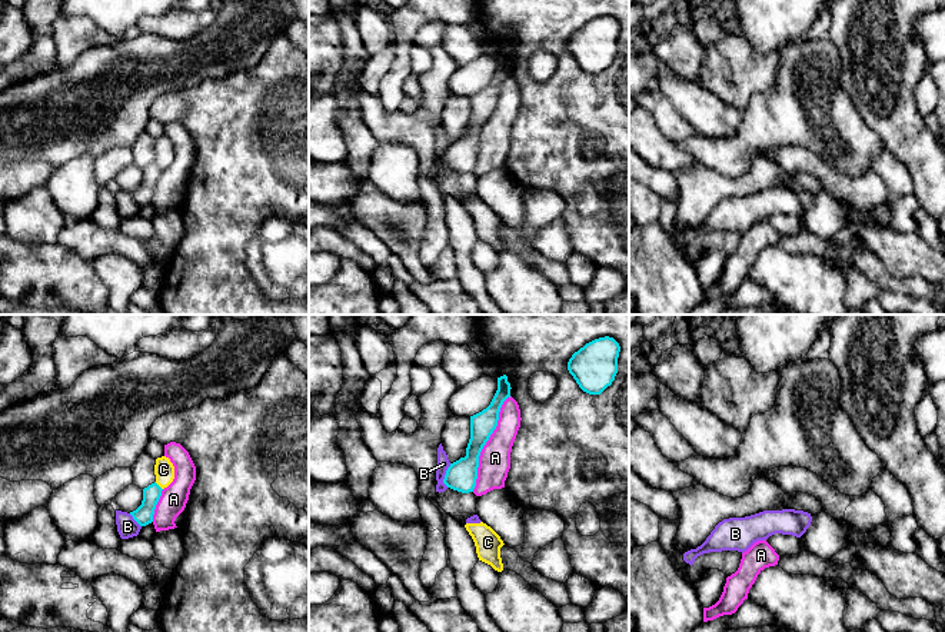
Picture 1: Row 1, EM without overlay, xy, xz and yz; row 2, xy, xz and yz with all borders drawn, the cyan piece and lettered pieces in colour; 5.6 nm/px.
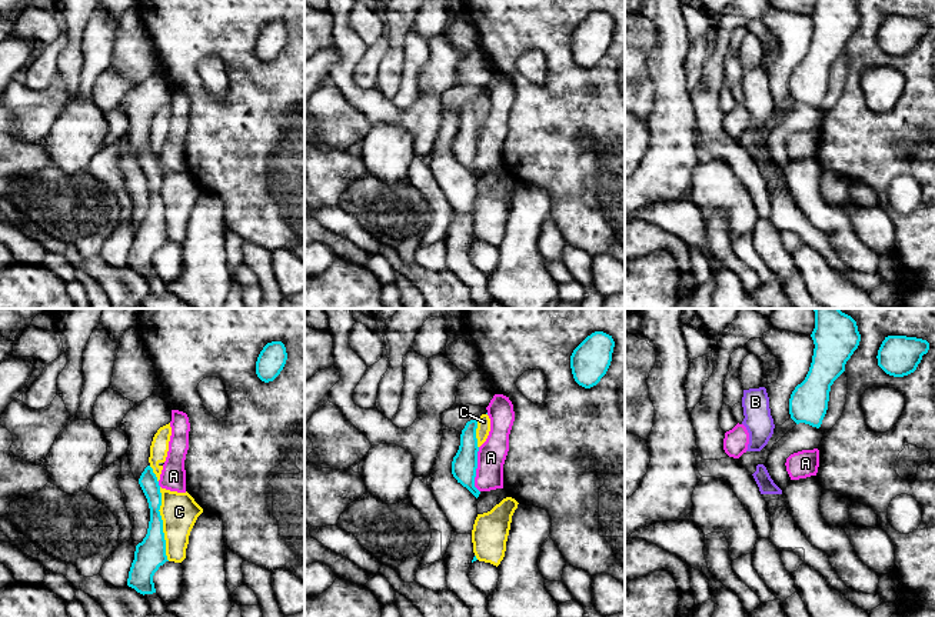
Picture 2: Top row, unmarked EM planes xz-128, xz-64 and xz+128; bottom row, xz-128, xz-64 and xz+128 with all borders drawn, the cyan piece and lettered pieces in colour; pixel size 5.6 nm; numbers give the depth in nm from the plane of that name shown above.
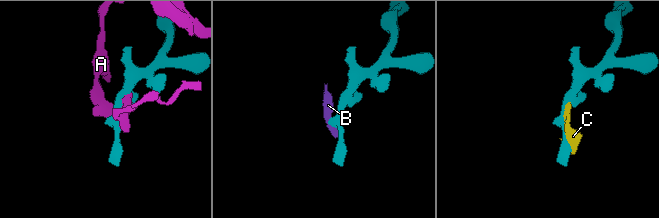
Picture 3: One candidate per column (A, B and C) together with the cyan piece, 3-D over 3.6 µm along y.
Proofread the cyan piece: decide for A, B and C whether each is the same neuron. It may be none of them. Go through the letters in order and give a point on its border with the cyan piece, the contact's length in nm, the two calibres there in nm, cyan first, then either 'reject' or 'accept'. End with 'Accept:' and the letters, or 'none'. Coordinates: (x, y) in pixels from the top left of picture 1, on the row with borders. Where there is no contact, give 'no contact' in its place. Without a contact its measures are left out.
A: contact xz (485, 443); length 600 nm; calibres 170 and 180 nm; reject
B: contact xz (445, 475); length 140 nm; calibres 170 and 70 nm; reject
C: contact xy (159, 486); length 60 nm; calibres 110 and 110 nm; reject
Accept: none

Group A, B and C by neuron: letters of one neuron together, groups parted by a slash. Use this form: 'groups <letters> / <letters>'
groups A / B C

